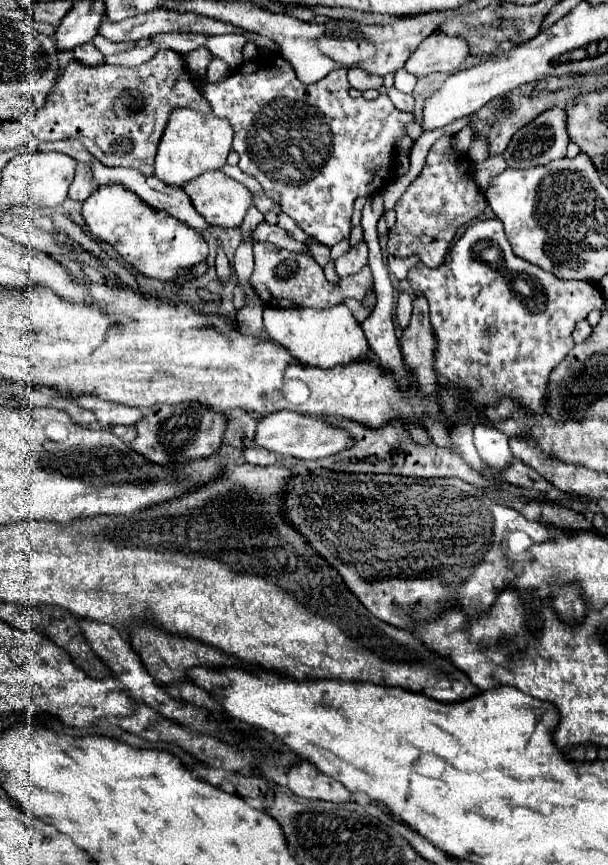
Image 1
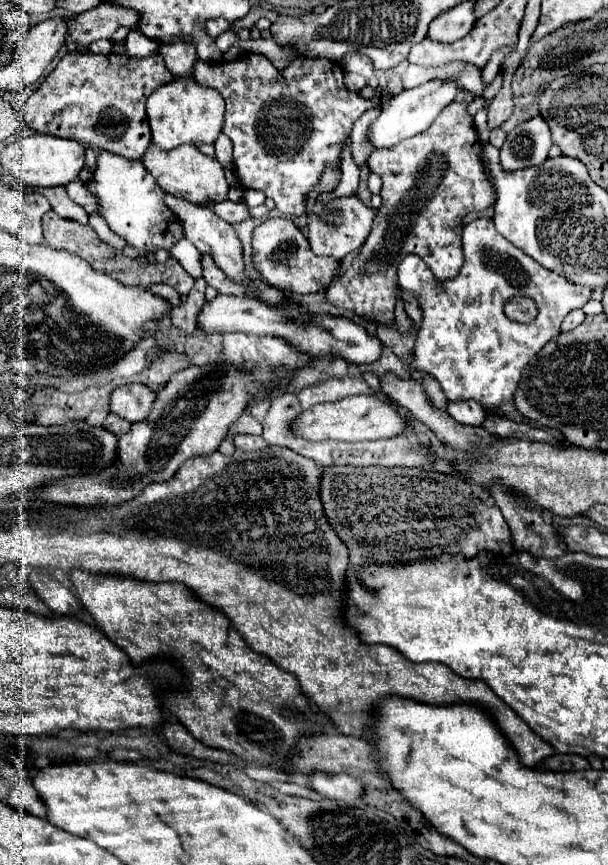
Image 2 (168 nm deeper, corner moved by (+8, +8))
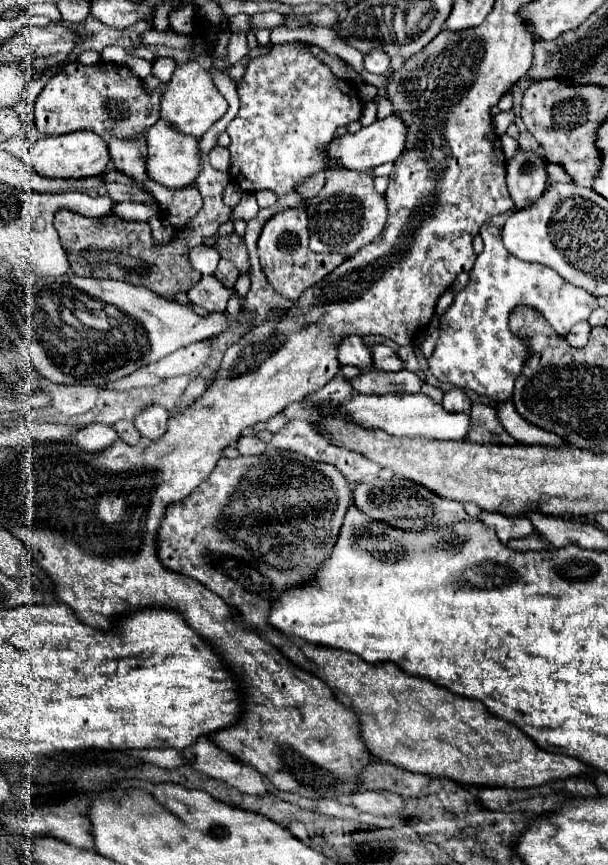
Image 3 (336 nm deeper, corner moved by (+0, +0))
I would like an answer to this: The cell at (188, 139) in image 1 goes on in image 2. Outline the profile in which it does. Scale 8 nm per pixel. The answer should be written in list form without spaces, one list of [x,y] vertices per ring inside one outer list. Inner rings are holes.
[[[175,76],[169,84],[157,88],[147,100],[147,120],[153,134],[153,144],[165,150],[185,142],[213,144],[213,140],[221,132],[223,116],[225,116],[223,96],[213,88],[201,86],[193,76]]]

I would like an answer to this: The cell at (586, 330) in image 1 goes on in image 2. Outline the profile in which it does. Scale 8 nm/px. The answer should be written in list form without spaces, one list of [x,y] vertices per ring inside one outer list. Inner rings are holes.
[[[573,310],[573,312],[569,312],[569,314],[565,316],[563,324],[561,324],[561,332],[569,332],[569,330],[577,328],[577,326],[579,326],[583,320],[585,320],[583,310]]]

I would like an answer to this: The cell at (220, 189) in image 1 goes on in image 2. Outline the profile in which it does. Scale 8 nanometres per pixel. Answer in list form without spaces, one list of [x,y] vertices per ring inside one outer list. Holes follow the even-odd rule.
[[[149,144],[147,152],[143,154],[141,160],[143,160],[145,168],[153,174],[157,184],[167,194],[173,194],[173,196],[183,198],[183,200],[193,202],[193,204],[201,204],[205,200],[215,200],[215,202],[227,200],[229,184],[225,180],[223,166],[215,158],[205,156],[193,144],[181,144],[181,146],[173,148],[173,150],[163,150],[163,148],[155,146],[155,144]]]

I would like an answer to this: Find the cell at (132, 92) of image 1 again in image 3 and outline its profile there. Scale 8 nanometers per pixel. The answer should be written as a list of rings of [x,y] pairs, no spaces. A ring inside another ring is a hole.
[[[69,62],[55,76],[51,76],[43,88],[37,100],[35,120],[39,132],[49,136],[91,130],[103,140],[129,140],[145,136],[149,126],[159,120],[161,94],[163,86],[153,92],[147,90],[145,82],[123,64],[99,62],[93,66],[83,66],[81,62]]]

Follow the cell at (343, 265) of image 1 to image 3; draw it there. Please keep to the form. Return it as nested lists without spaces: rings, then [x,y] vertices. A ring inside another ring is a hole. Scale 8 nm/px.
[[[331,172],[323,190],[309,200],[309,248],[319,254],[337,252],[345,258],[355,256],[363,246],[373,242],[387,222],[387,206],[383,196],[373,188],[369,172]]]

